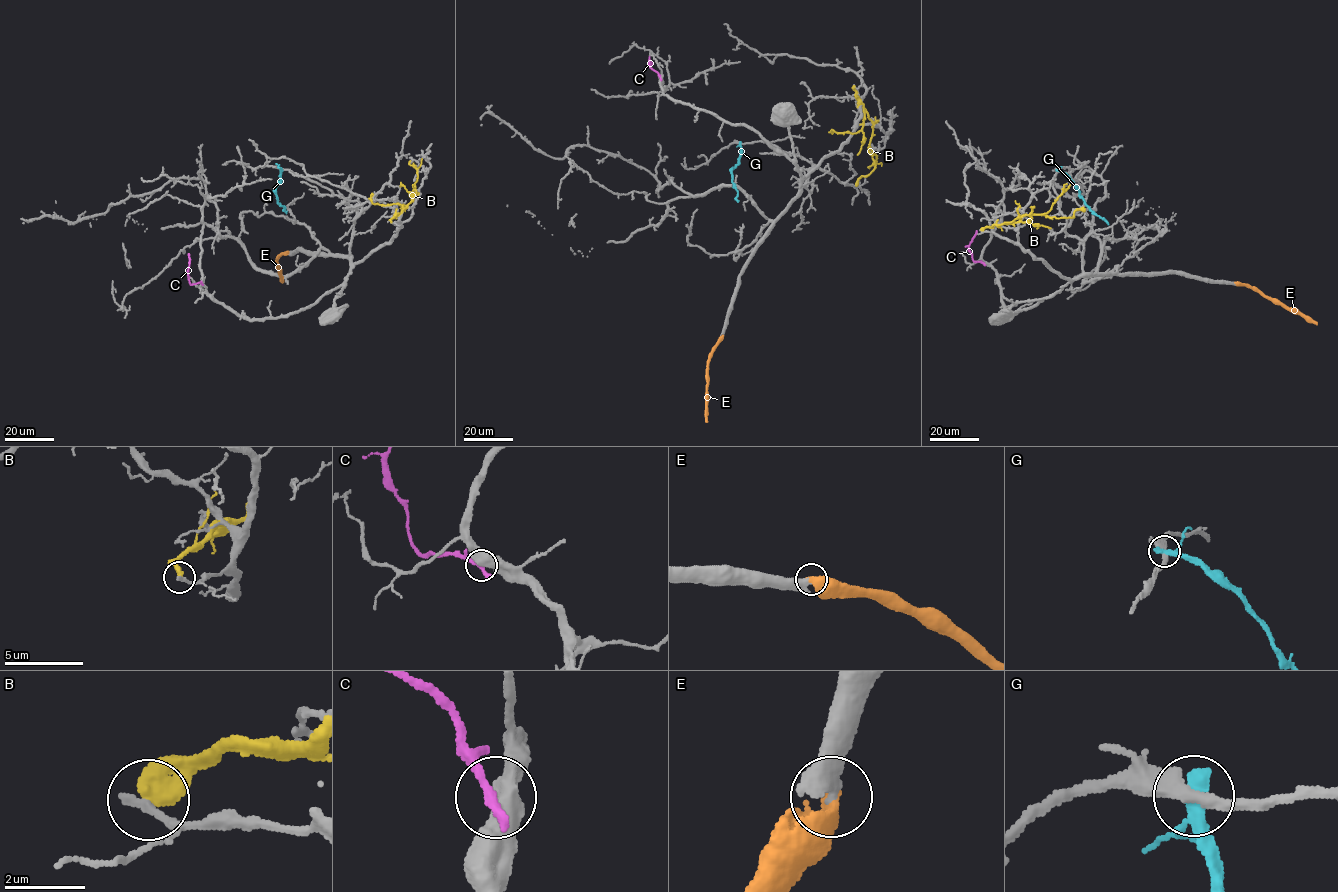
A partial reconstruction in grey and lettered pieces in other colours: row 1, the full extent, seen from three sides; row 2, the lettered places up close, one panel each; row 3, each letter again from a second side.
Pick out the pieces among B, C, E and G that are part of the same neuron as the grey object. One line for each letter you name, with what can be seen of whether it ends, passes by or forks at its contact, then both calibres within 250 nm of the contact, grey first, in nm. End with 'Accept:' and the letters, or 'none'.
E: It ends there. Thickness 320 nm (grey) against 550 nm
Accept: E

